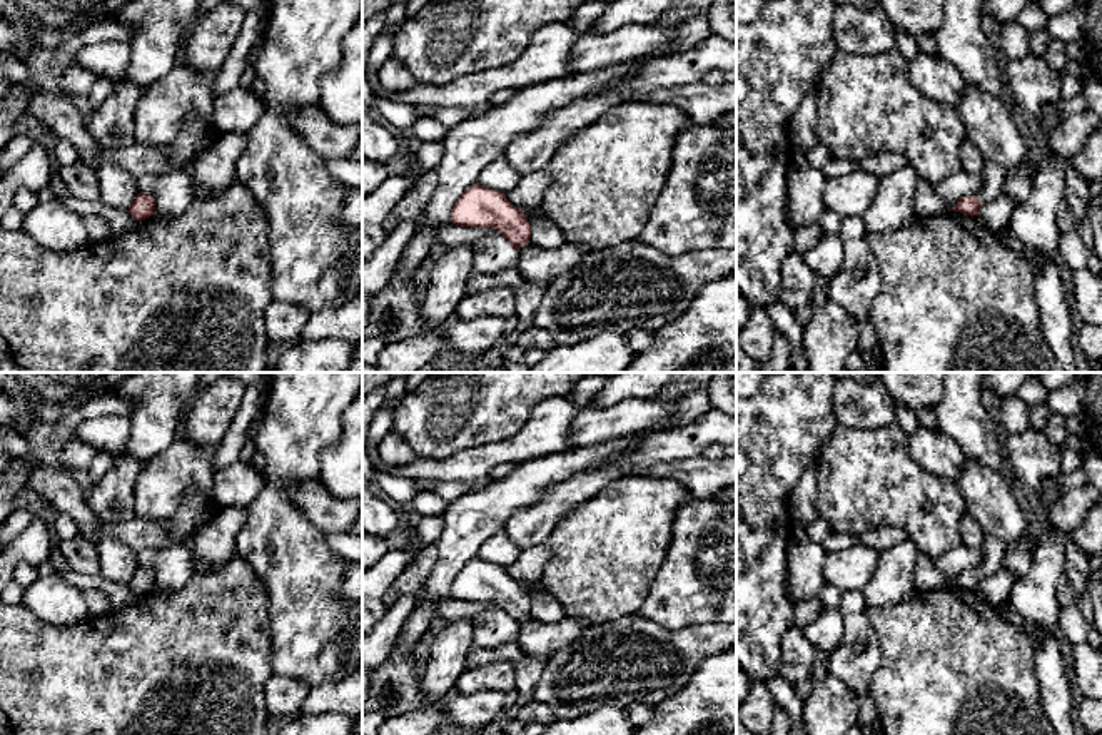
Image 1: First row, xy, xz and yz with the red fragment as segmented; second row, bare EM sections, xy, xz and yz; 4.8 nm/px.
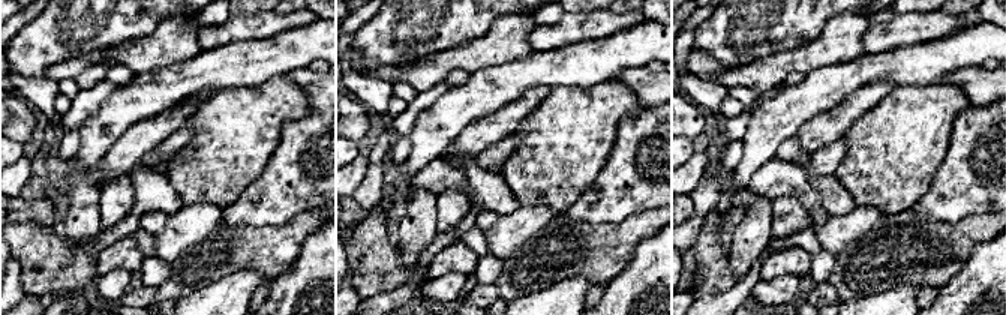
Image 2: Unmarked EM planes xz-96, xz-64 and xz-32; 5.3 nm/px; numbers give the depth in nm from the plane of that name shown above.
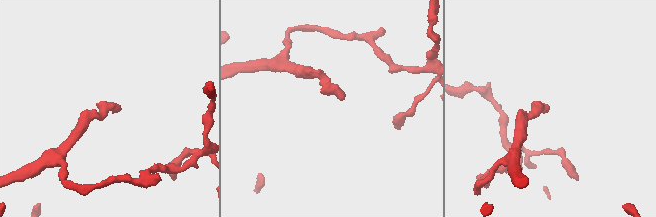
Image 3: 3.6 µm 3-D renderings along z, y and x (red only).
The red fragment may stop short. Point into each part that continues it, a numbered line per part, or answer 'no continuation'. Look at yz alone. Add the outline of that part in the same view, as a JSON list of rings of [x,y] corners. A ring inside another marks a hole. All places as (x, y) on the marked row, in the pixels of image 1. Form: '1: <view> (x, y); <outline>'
1: yz (992, 176); [[[985,160],[983,172],[982,172],[983,187],[977,195],[978,200],[982,204],[988,204],[997,197],[1000,197],[1005,179],[1007,174],[997,162]]]

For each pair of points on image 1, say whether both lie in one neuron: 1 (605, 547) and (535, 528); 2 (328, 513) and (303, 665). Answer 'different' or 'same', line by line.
1: different
2: different

